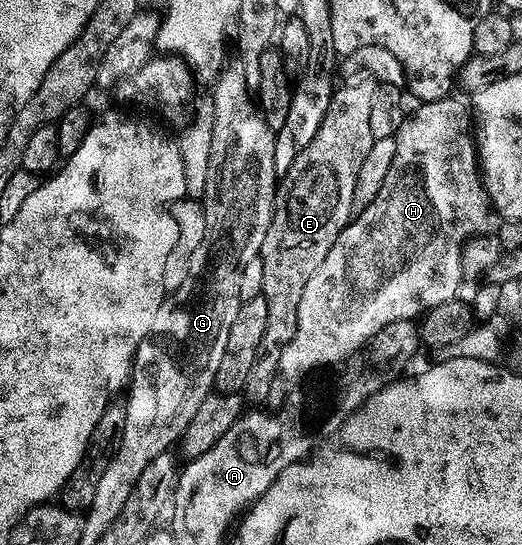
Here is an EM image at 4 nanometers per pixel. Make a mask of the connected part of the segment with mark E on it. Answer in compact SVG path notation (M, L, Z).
M368 79L357 80L361 81L355 82L354 85L345 85L342 89L341 86L334 88L331 107L327 107L327 115L323 115L323 123L319 123L319 131L315 131L315 139L311 139L311 143L307 143L307 147L303 147L299 159L295 159L295 163L291 163L291 167L280 178L277 186L277 201L273 205L271 227L267 231L267 239L263 239L263 247L261 248L261 256L259 258L263 263L261 296L267 299L267 331L263 331L263 339L257 348L257 362L251 367L249 381L243 390L244 396L248 400L250 397L253 401L263 401L263 403L269 401L269 392L273 386L273 380L277 377L279 358L283 355L283 351L286 350L287 343L291 343L291 339L295 339L295 327L299 323L299 299L303 296L303 290L306 289L311 275L315 275L315 271L319 271L319 263L323 263L323 259L327 259L327 251L331 251L331 247L335 243L337 236L344 231L345 226L349 224L351 218L354 216L353 200L355 199L355 183L359 180L359 167L363 167L363 159L367 159L367 151L371 151L371 143L373 142L373 136L371 135L371 102L378 87L378 82Z

